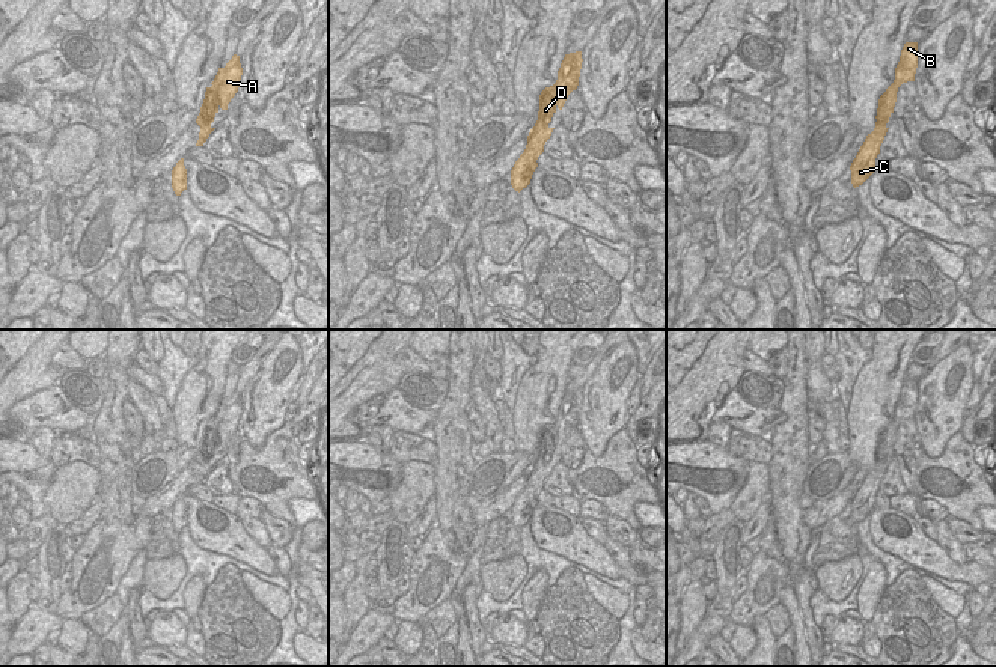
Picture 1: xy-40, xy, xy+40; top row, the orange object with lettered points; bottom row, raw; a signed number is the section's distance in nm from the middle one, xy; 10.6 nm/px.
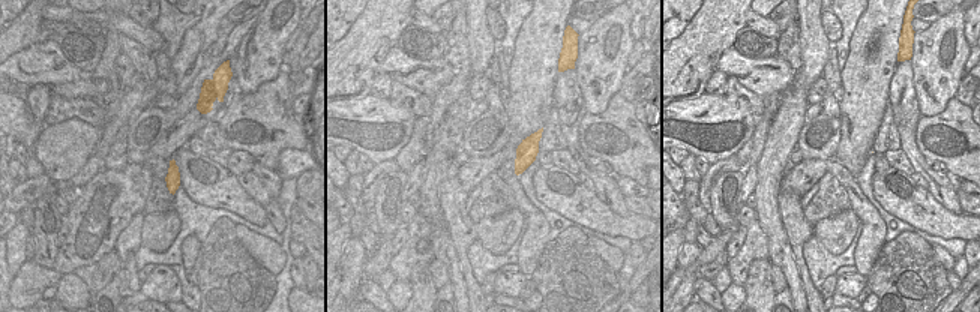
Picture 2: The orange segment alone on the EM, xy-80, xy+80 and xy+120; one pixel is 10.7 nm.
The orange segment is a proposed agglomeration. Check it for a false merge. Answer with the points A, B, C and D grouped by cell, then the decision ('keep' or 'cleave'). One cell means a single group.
A B C D | keep

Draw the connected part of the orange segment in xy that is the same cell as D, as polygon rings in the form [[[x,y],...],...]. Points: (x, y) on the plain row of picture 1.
[[[582,388],[565,391],[556,420],[545,425],[539,432],[538,458],[527,473],[524,489],[511,507],[511,522],[518,530],[530,521],[538,504],[536,497],[544,489],[544,482],[555,467],[548,464],[553,452],[558,446],[562,447],[568,432],[579,423],[582,399]]]

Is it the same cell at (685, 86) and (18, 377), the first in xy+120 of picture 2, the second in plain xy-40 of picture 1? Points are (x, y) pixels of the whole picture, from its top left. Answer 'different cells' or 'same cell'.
same cell

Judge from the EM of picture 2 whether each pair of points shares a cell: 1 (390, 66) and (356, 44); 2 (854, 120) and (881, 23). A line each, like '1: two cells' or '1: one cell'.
1: two cells
2: one cell

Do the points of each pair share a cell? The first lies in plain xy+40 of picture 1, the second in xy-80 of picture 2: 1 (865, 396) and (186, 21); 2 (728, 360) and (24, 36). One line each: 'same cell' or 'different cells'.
1: different cells
2: same cell

